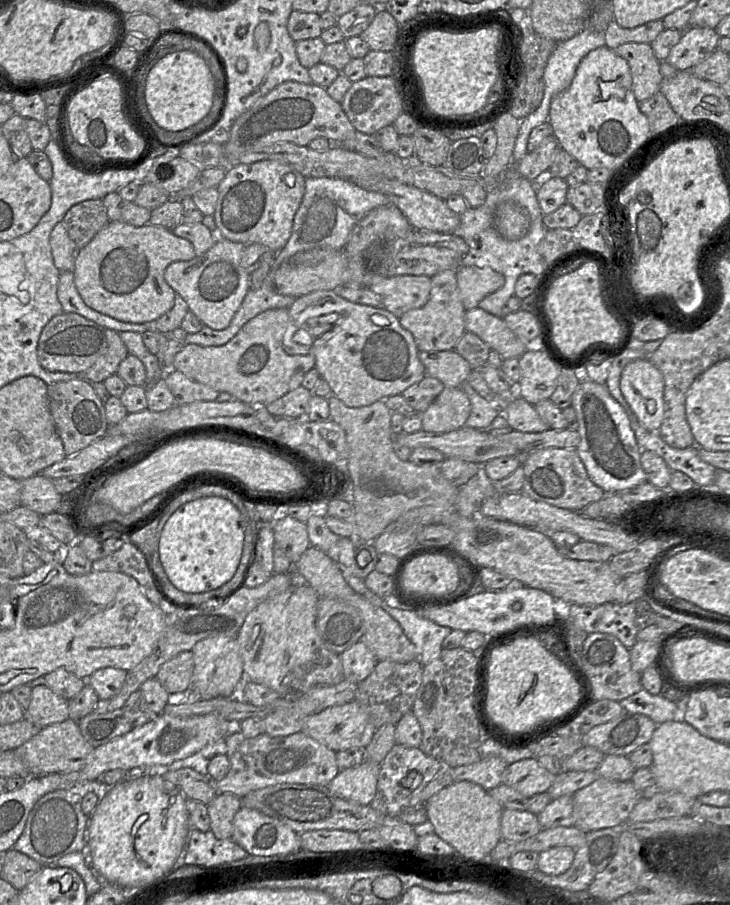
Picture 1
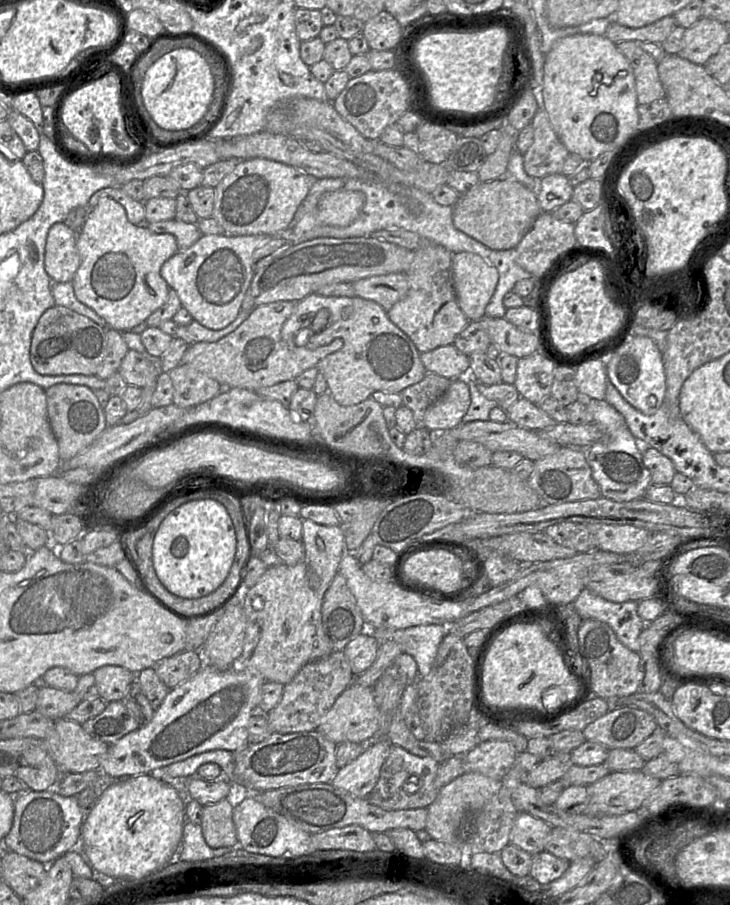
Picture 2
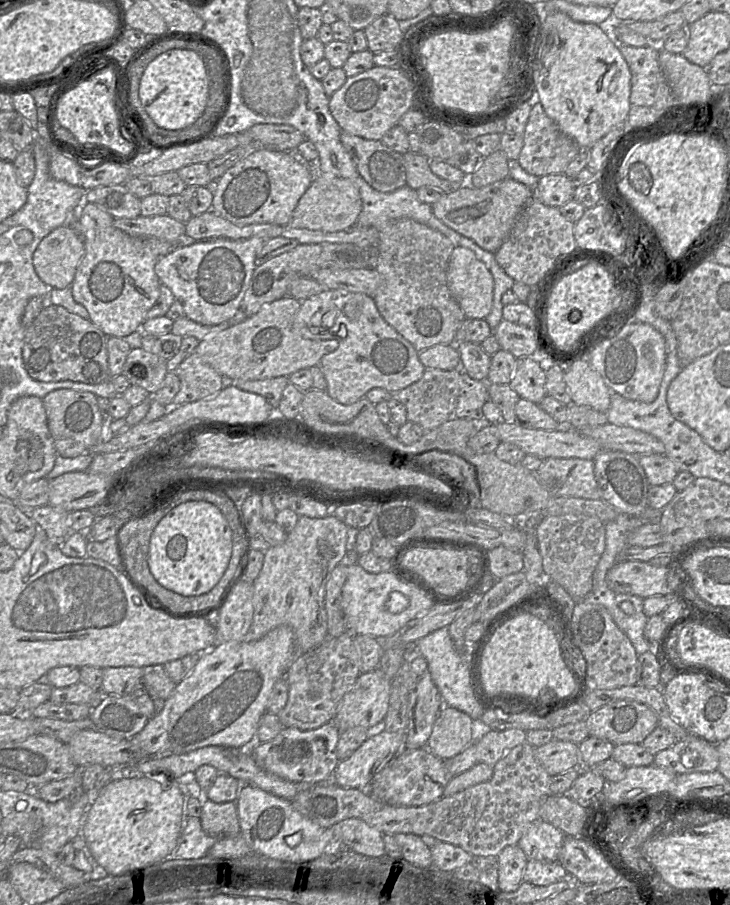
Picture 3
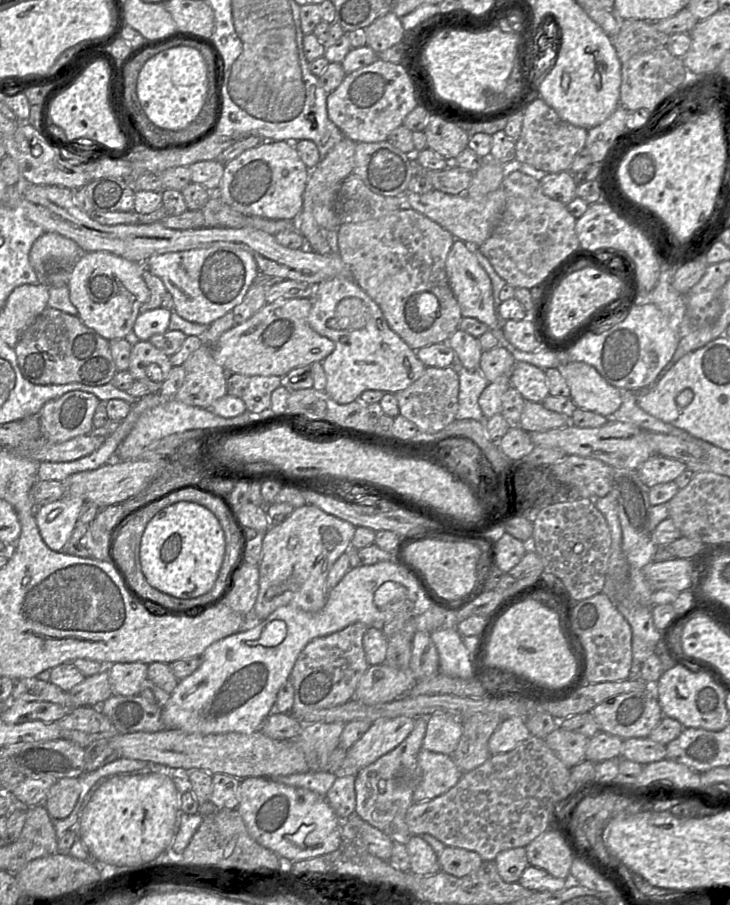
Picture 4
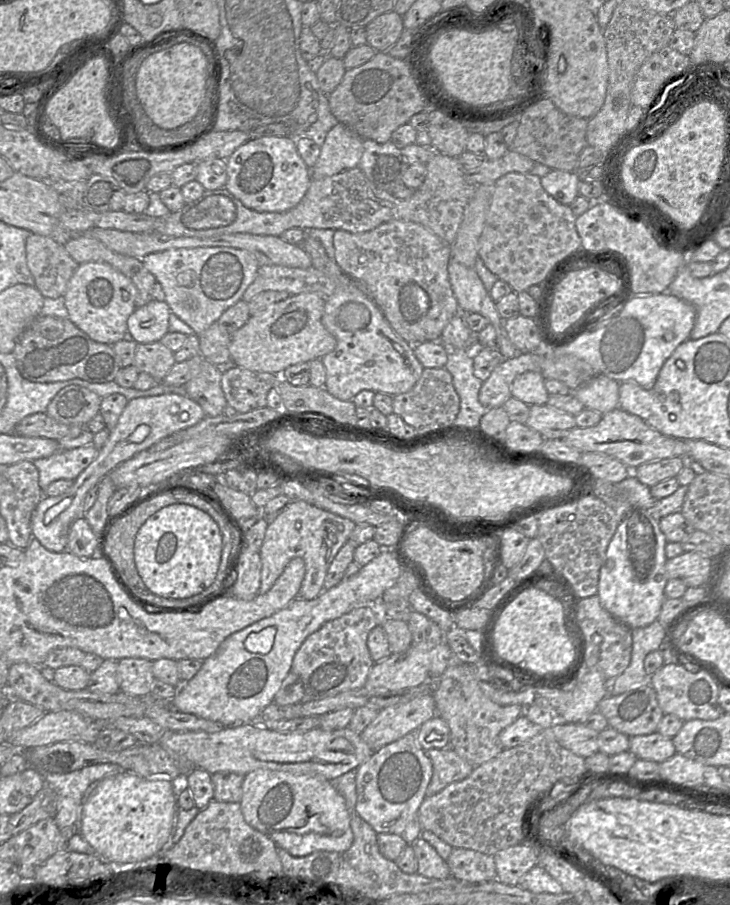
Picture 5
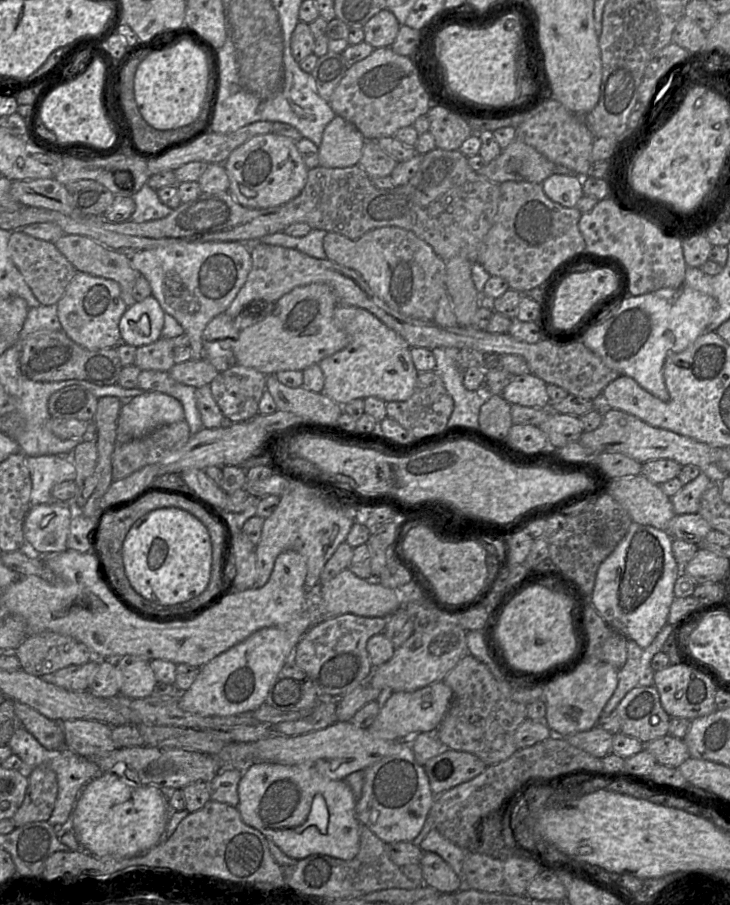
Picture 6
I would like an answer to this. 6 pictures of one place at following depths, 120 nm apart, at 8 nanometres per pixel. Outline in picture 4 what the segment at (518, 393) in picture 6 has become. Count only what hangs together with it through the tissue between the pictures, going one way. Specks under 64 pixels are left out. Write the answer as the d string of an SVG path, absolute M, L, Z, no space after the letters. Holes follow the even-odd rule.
M516 362L510 372L510 385L526 401L542 403L549 395L545 370L527 362Z

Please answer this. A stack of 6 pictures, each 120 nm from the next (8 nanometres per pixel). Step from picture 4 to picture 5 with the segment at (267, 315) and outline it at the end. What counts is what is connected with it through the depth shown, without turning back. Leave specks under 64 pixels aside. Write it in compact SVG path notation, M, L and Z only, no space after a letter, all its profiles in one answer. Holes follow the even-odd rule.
M317 293L290 295L287 299L272 304L260 313L249 318L243 327L230 336L231 364L256 372L272 373L280 376L291 365L322 359L337 346L336 338L322 323L325 297Z

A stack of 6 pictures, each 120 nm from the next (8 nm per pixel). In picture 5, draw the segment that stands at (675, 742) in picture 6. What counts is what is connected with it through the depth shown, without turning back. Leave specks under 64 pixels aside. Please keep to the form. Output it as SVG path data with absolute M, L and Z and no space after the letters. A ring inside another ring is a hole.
M658 732L630 737L628 751L634 753L638 759L656 763L662 763L677 753L672 738Z

